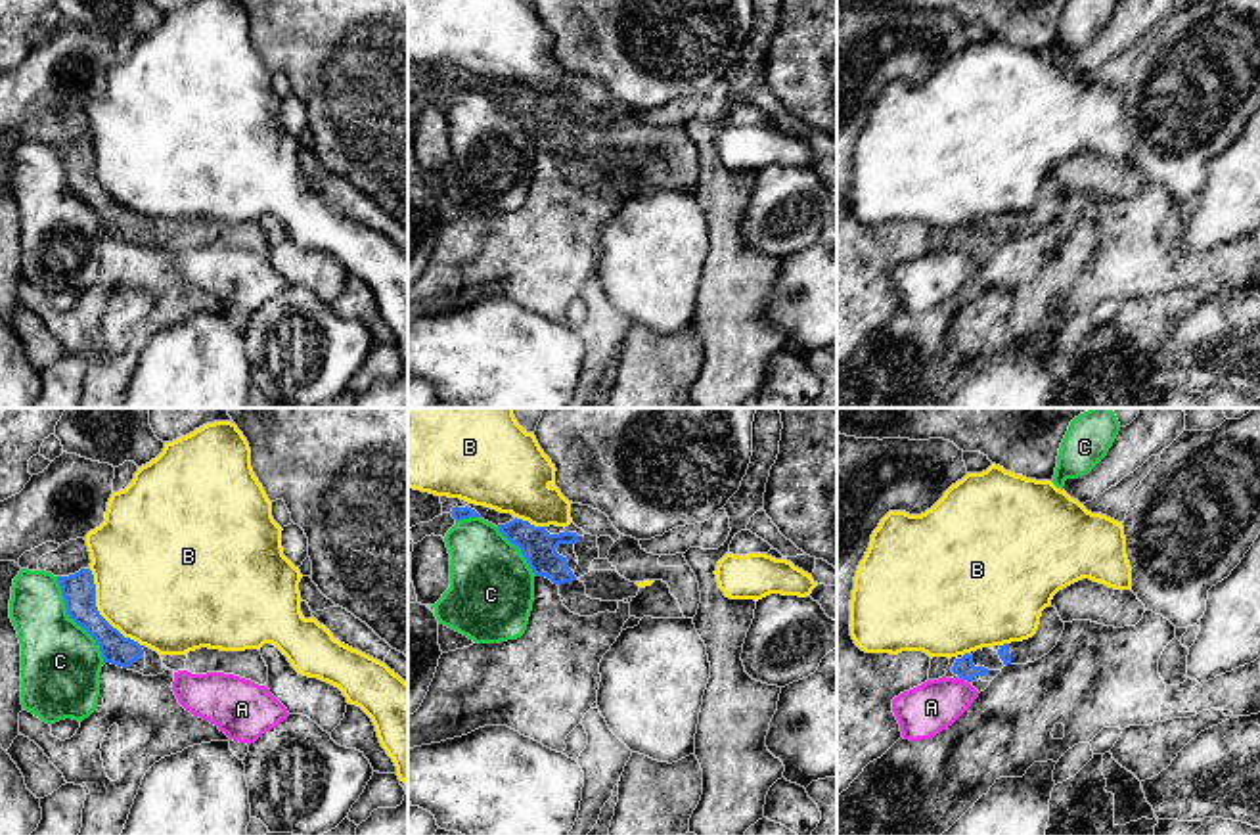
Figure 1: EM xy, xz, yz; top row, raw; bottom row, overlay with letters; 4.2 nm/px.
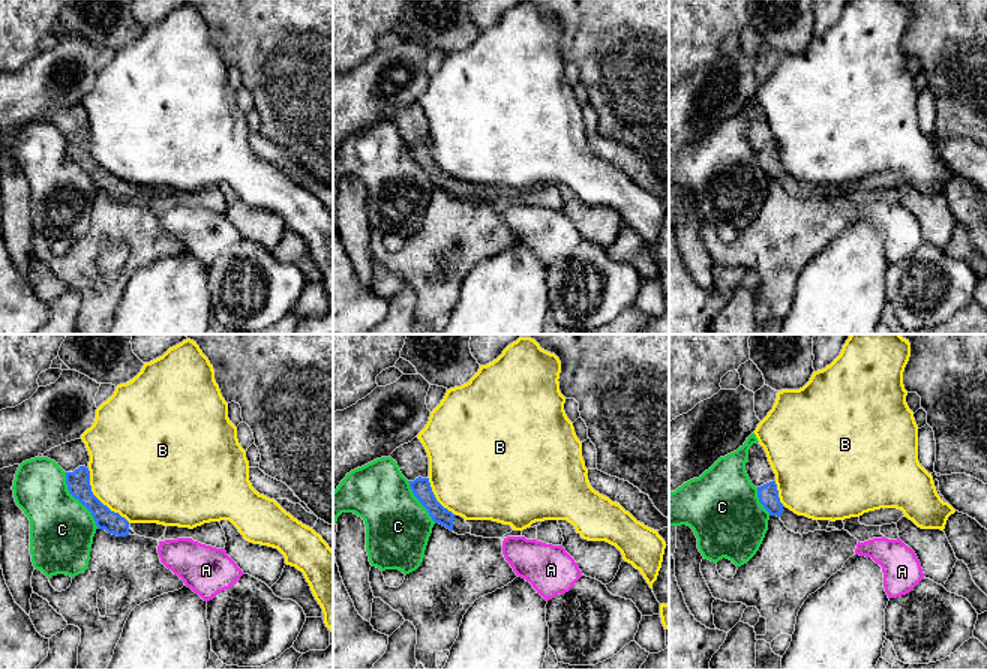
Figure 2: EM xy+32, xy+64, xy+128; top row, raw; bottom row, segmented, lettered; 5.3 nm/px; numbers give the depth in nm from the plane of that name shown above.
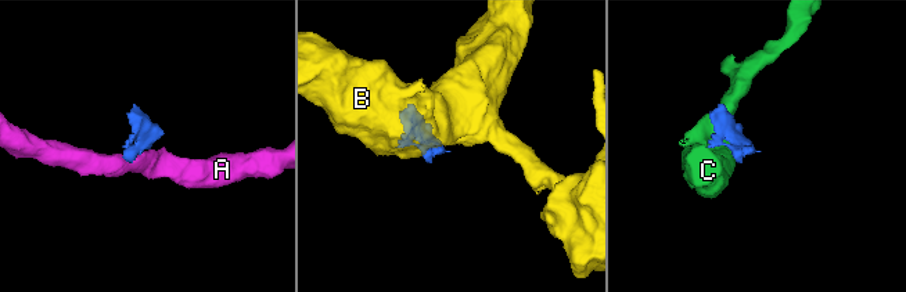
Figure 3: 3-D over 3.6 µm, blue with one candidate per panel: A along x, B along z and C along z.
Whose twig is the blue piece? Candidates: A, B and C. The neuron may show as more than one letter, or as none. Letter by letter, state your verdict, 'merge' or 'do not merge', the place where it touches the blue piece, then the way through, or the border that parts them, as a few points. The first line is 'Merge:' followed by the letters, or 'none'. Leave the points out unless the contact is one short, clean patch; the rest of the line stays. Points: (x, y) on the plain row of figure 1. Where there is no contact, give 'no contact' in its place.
Merge: none
A: do not merge | yz (962, 249)
B: do not merge | xy (98, 182)
C: do not merge | xy (75, 192)

